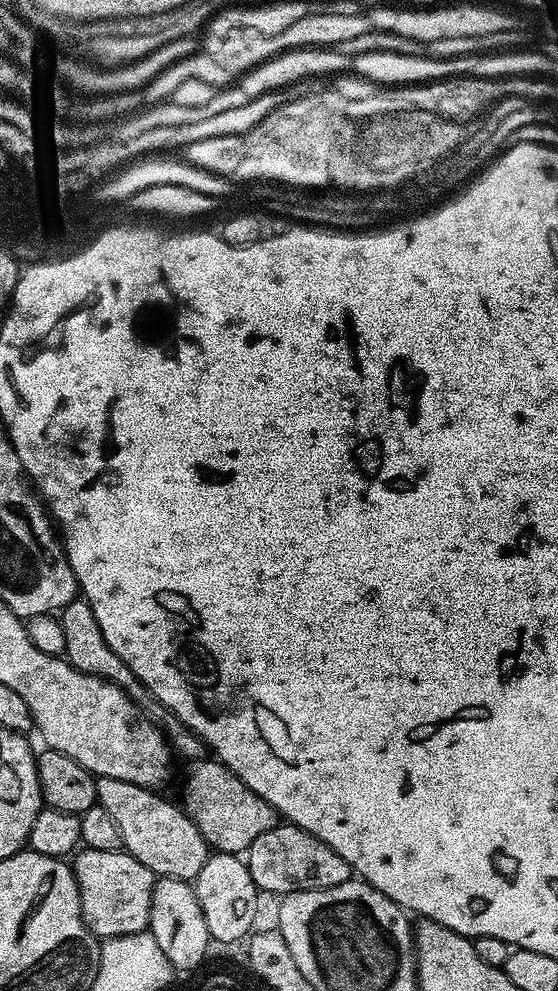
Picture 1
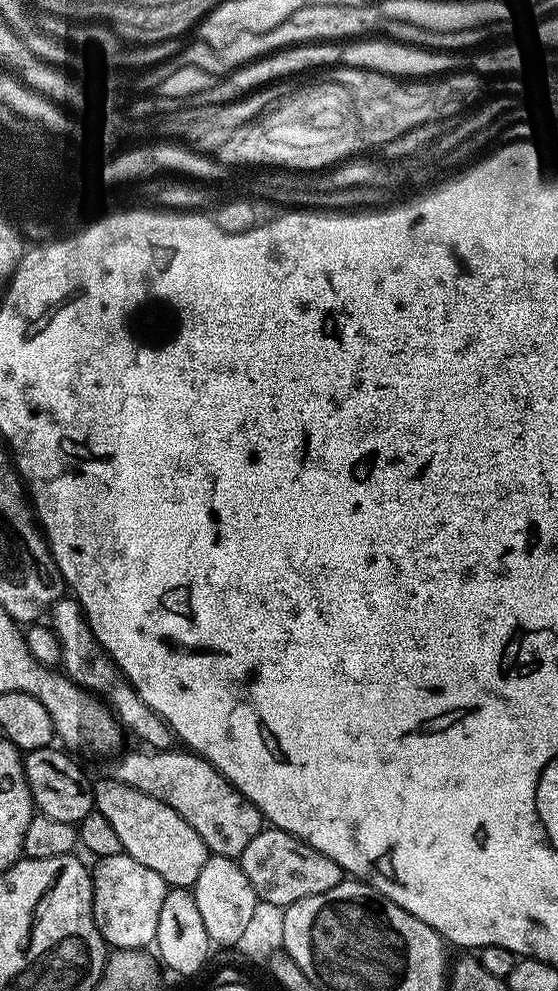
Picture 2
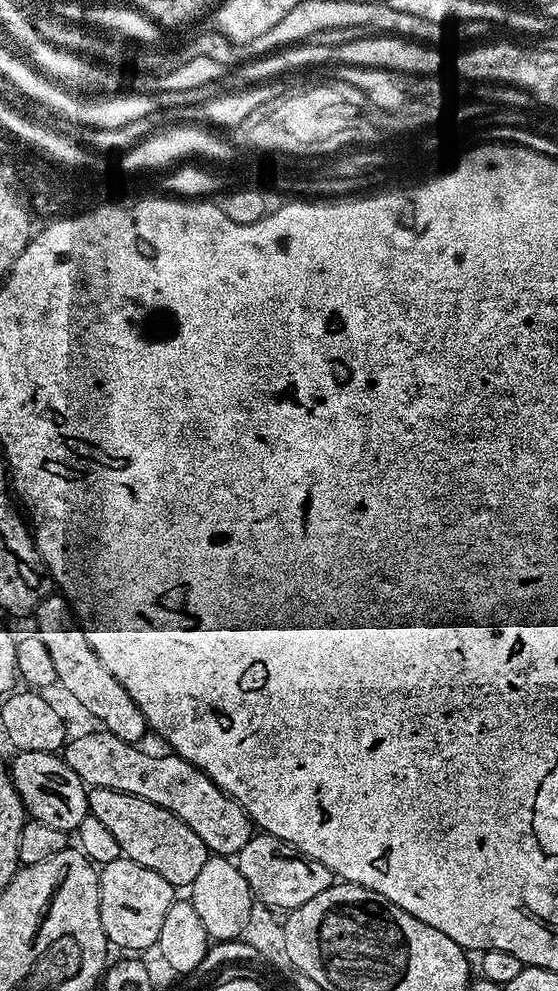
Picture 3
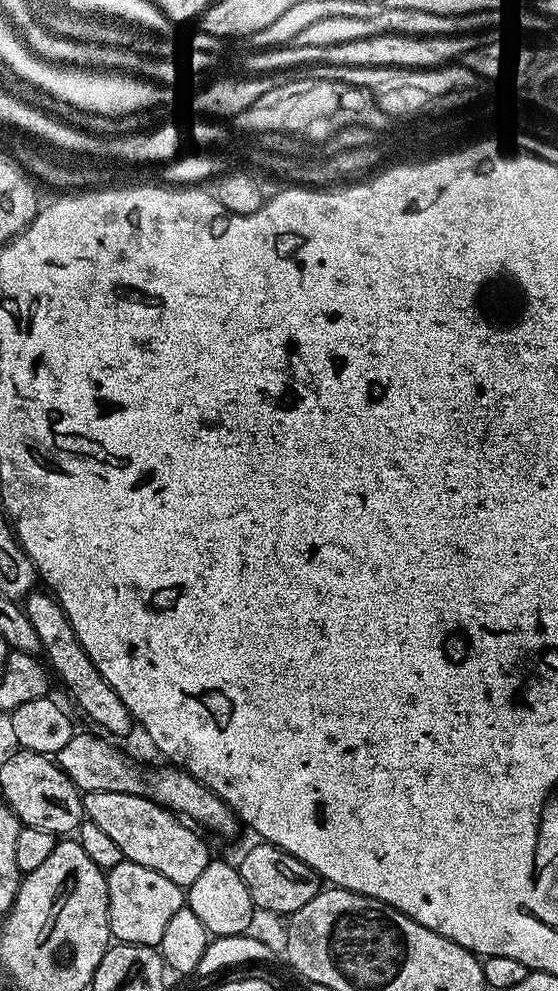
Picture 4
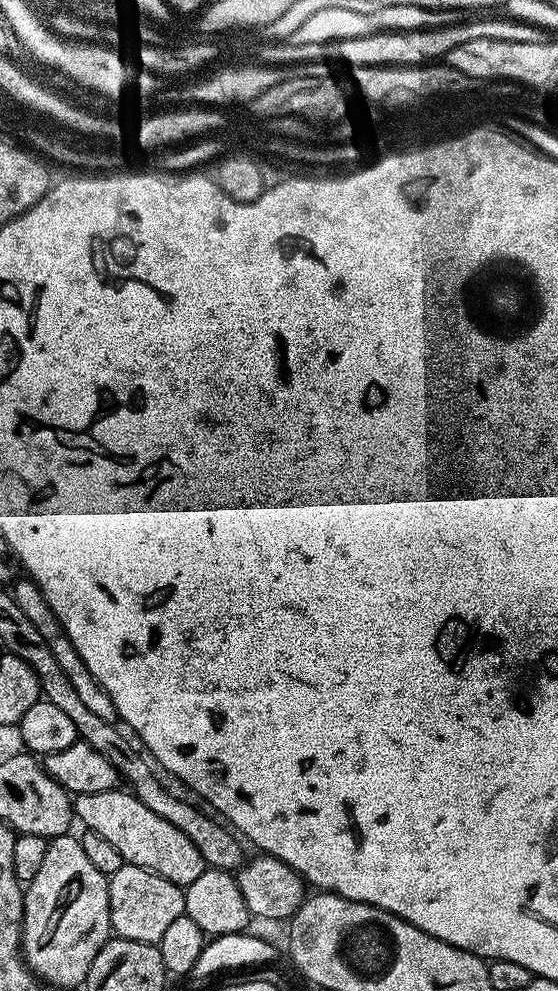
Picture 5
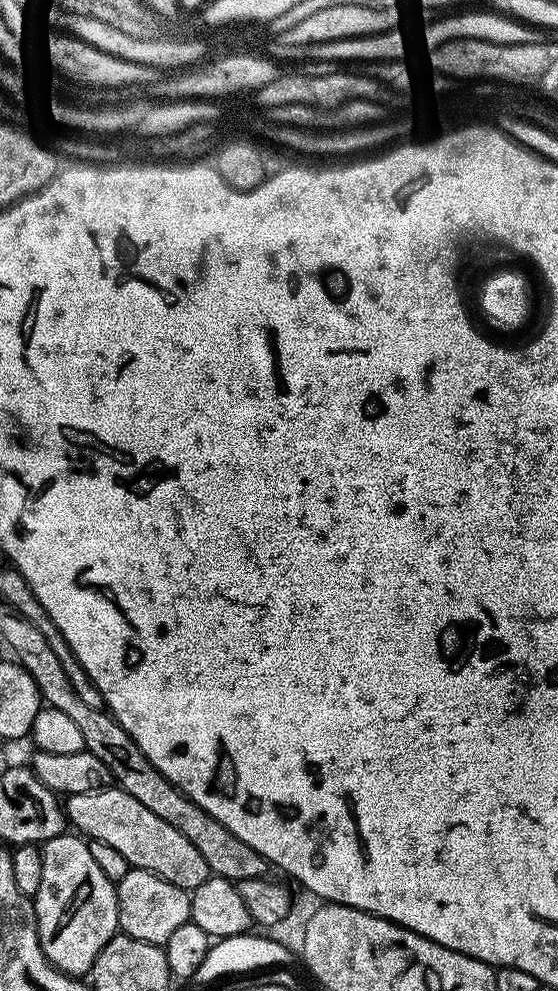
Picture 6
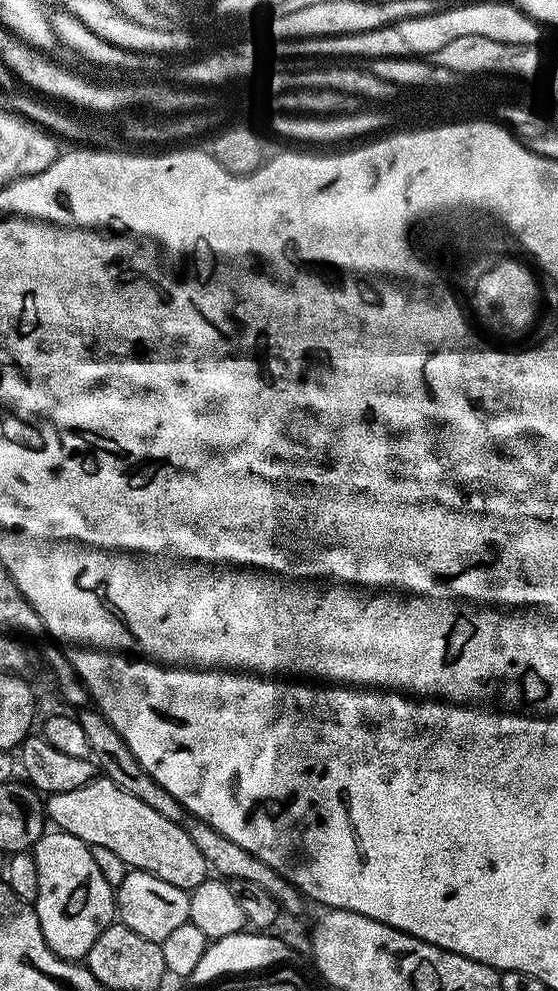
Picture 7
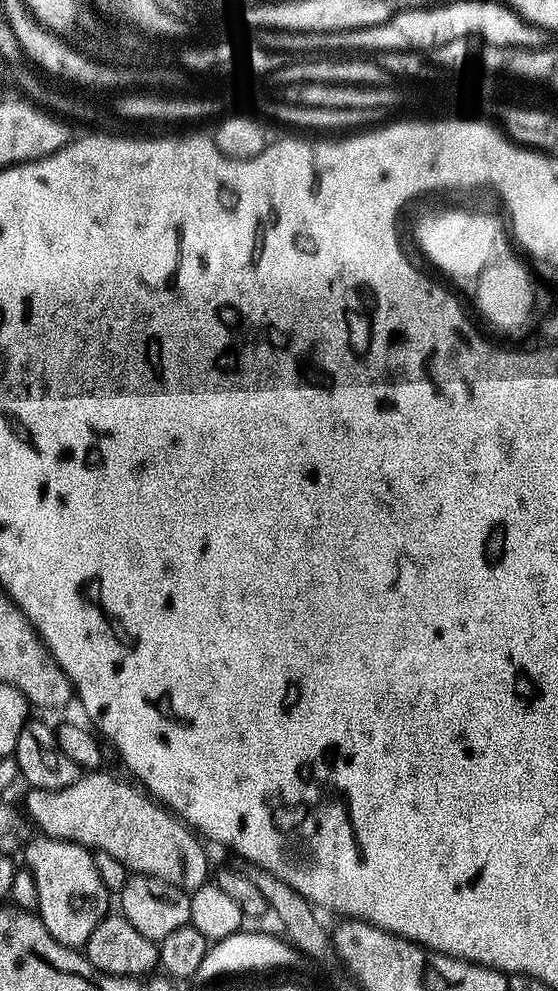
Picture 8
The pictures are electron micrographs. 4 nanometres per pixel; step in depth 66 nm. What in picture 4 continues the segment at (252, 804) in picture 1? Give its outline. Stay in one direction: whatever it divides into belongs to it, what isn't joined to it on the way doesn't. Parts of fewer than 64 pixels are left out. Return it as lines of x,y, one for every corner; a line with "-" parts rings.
77,731
70,738
70,742
66,742
66,746
62,746
62,750
54,754
56,765
70,778
70,782
74,782
74,786
80,789
81,793
117,792
144,796
168,809
169,812
175,812
177,816
187,818
201,829
209,828
216,836
235,834
236,828
238,829
236,813
225,800
218,798
218,794
211,792
201,780
195,780
191,774
179,766
143,768
142,765
135,764
122,749
115,748
111,744
113,743
111,739
95,731
92,732

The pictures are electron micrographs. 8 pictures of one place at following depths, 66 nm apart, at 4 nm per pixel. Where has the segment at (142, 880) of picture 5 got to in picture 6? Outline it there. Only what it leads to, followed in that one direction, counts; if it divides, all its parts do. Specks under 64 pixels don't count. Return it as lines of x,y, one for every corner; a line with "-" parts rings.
129,867
126,878
116,884
118,898
119,931
125,936
133,936
142,942
163,946
178,930
178,926
189,923
192,919
192,897
185,889
174,886
158,874
141,868

